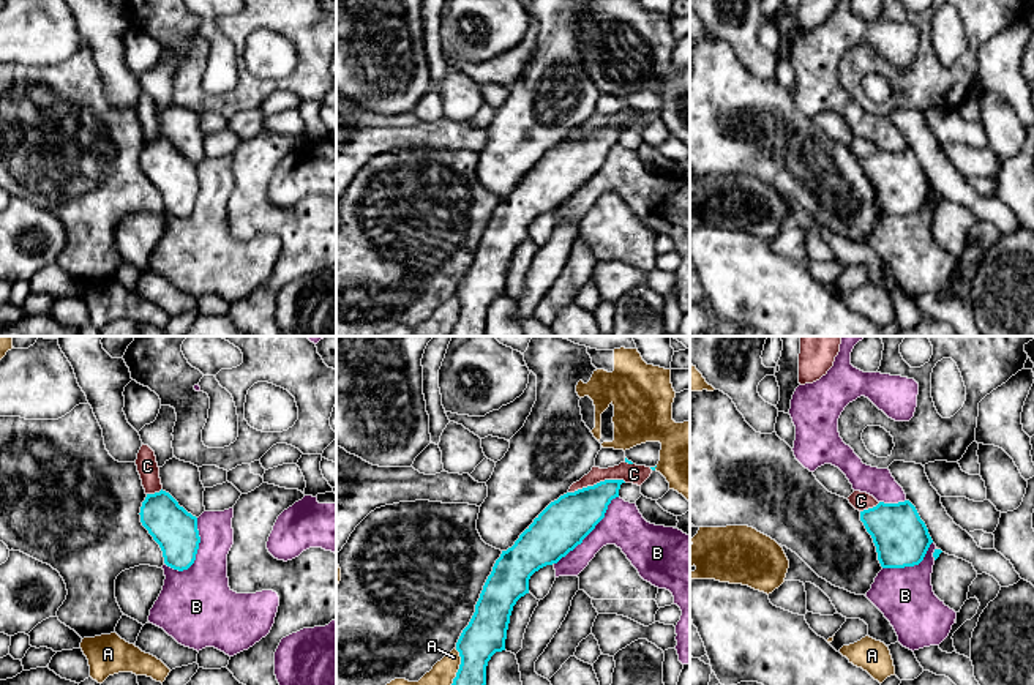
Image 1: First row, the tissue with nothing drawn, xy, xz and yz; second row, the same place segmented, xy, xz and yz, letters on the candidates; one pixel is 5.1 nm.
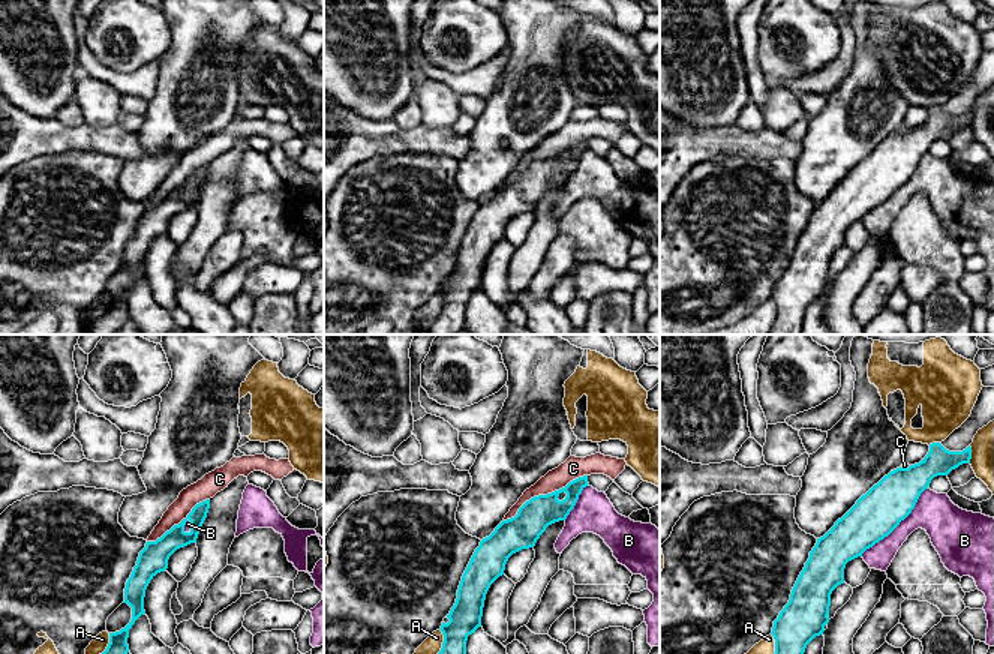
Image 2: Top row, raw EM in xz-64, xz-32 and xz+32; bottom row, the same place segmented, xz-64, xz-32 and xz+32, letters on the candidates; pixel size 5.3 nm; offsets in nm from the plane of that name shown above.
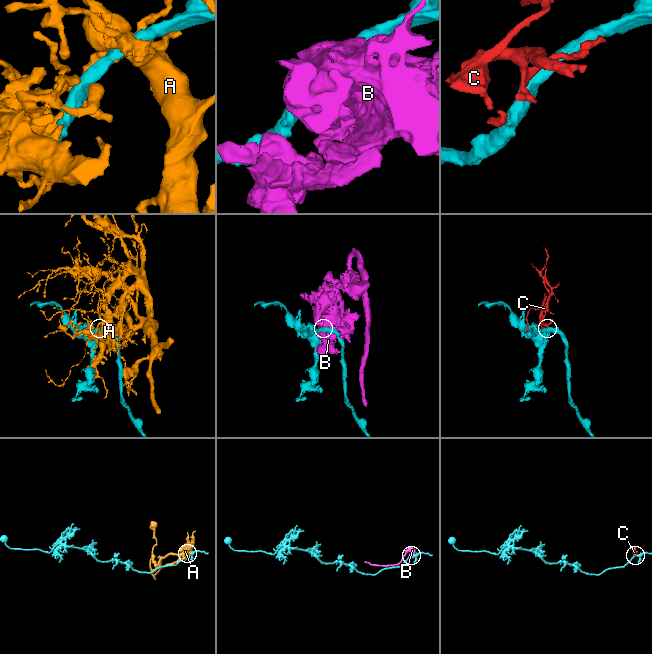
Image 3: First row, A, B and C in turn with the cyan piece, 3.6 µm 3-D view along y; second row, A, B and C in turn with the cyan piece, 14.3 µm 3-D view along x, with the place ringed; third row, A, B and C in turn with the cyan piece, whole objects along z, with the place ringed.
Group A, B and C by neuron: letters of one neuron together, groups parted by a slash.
A / B / C

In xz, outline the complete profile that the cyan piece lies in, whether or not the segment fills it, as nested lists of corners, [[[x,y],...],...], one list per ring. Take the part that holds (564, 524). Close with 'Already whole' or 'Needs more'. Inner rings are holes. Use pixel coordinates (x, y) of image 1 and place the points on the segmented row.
[[[605,480],[560,496],[511,548],[502,551],[483,586],[475,612],[456,642],[461,664],[451,685],[486,685],[488,661],[496,652],[505,650],[513,606],[529,593],[530,576],[557,563],[583,543],[605,518],[611,500],[619,497],[622,483],[625,481]]]. Already whole

